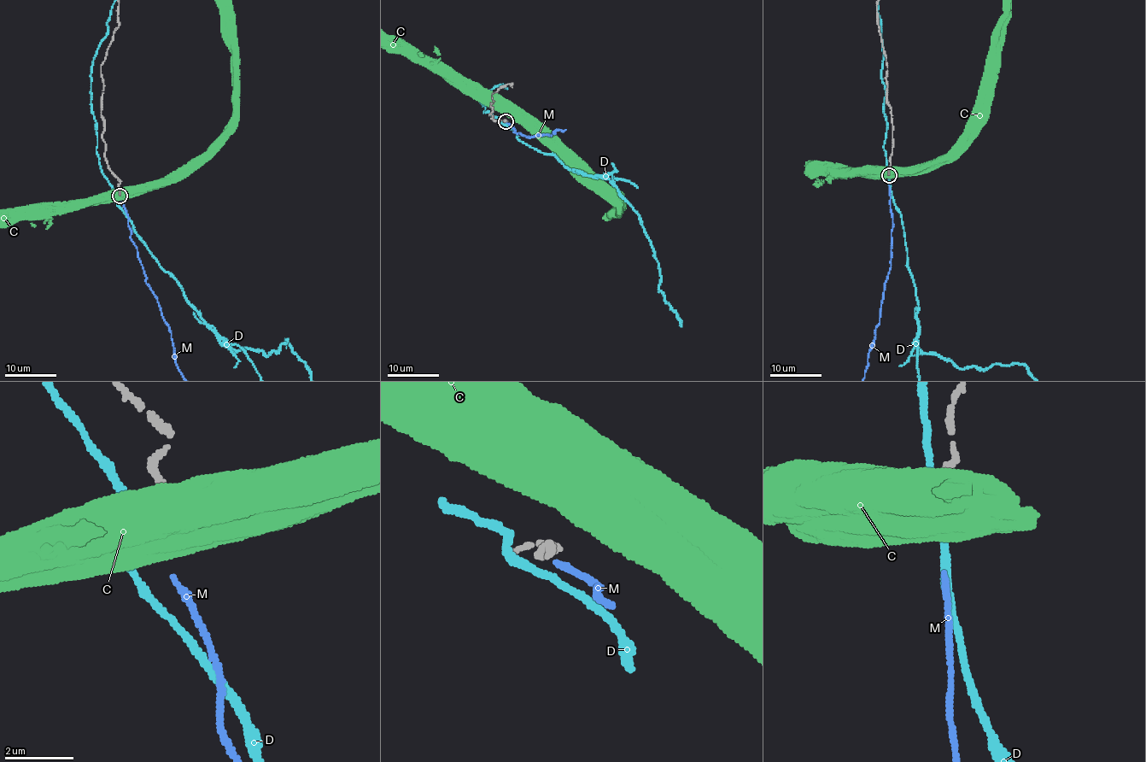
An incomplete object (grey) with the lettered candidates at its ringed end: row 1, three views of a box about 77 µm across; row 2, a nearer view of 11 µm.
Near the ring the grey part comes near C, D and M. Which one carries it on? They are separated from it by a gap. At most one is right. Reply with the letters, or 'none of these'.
M

